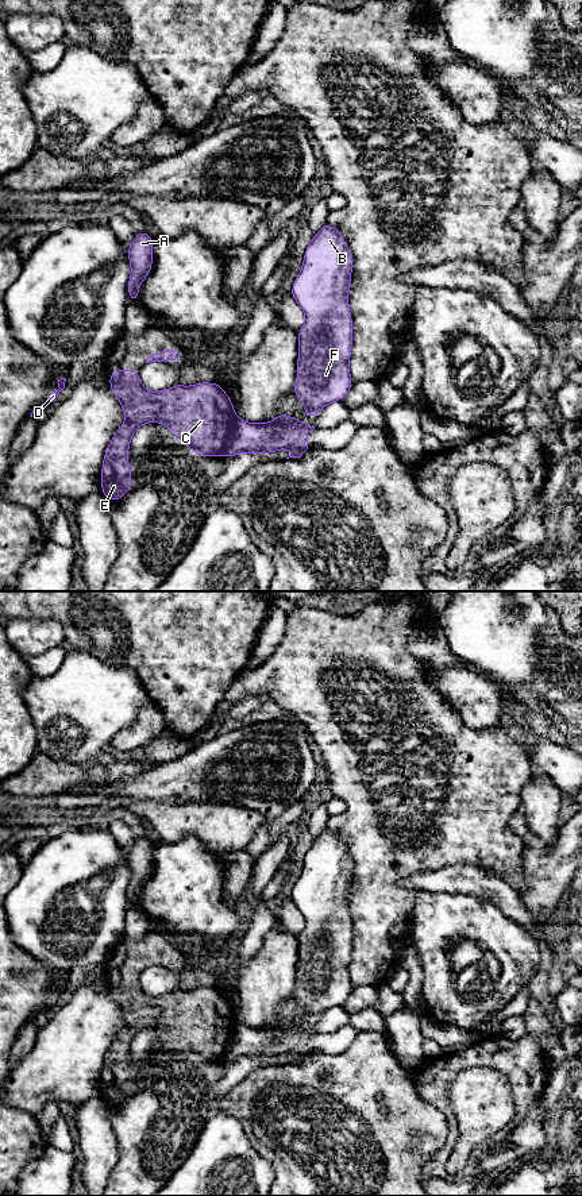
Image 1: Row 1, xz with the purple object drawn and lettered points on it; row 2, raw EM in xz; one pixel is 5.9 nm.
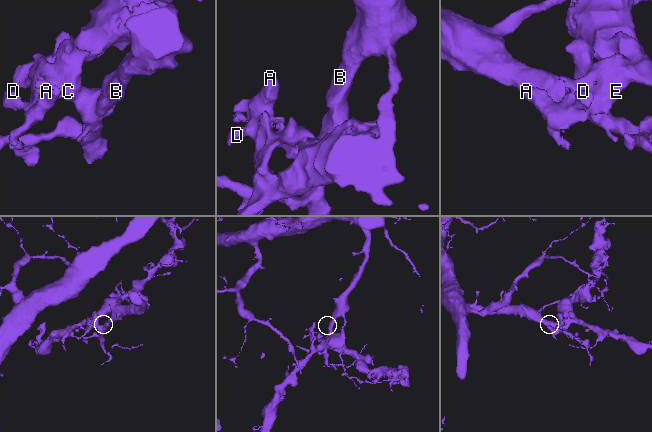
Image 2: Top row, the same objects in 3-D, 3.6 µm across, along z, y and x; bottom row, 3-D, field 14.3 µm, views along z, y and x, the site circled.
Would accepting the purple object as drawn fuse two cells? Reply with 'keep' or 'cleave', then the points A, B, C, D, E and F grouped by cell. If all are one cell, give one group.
cleave; groups A C D E / B F

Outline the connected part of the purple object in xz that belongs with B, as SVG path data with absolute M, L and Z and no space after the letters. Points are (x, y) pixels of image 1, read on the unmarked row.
M327 827L307 850L301 875L289 898L305 919L305 927L297 935L298 962L293 999L309 1023L316 1022L325 1010L343 1006L354 989L348 972L352 954L352 919L348 908L352 871L354 863L344 842Z

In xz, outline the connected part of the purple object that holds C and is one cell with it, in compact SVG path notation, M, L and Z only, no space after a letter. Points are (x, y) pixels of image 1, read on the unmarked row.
M112 975L108 981L109 994L124 1015L124 1029L105 1053L101 1069L101 1099L108 1106L122 1104L132 1095L130 1048L132 1039L146 1027L163 1029L180 1046L190 1052L196 1061L221 1061L236 1019L231 1003L217 987L197 987L192 991L182 991L178 987L166 995L150 996L142 989L139 975Z

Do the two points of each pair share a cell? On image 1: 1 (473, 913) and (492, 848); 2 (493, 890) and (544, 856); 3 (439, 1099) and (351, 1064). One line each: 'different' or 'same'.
1: different
2: different
3: different

